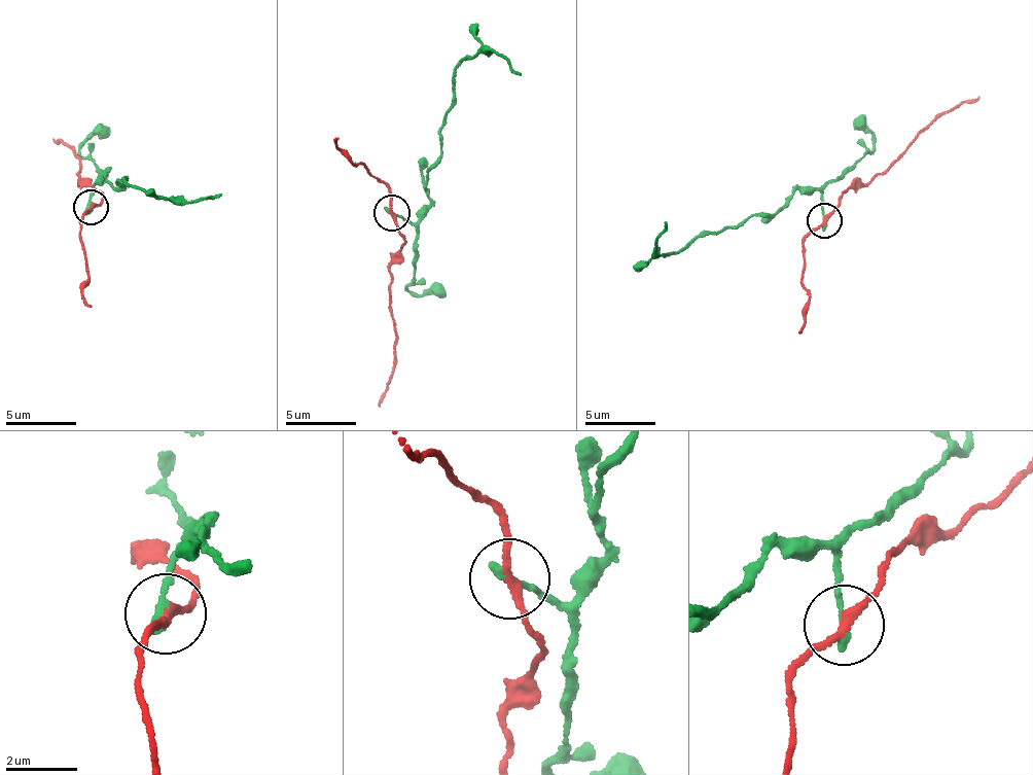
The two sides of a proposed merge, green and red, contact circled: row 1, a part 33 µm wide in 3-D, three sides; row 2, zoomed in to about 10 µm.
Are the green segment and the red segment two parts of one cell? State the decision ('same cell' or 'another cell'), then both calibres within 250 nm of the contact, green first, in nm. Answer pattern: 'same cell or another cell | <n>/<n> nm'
another cell | 280/200 nm

